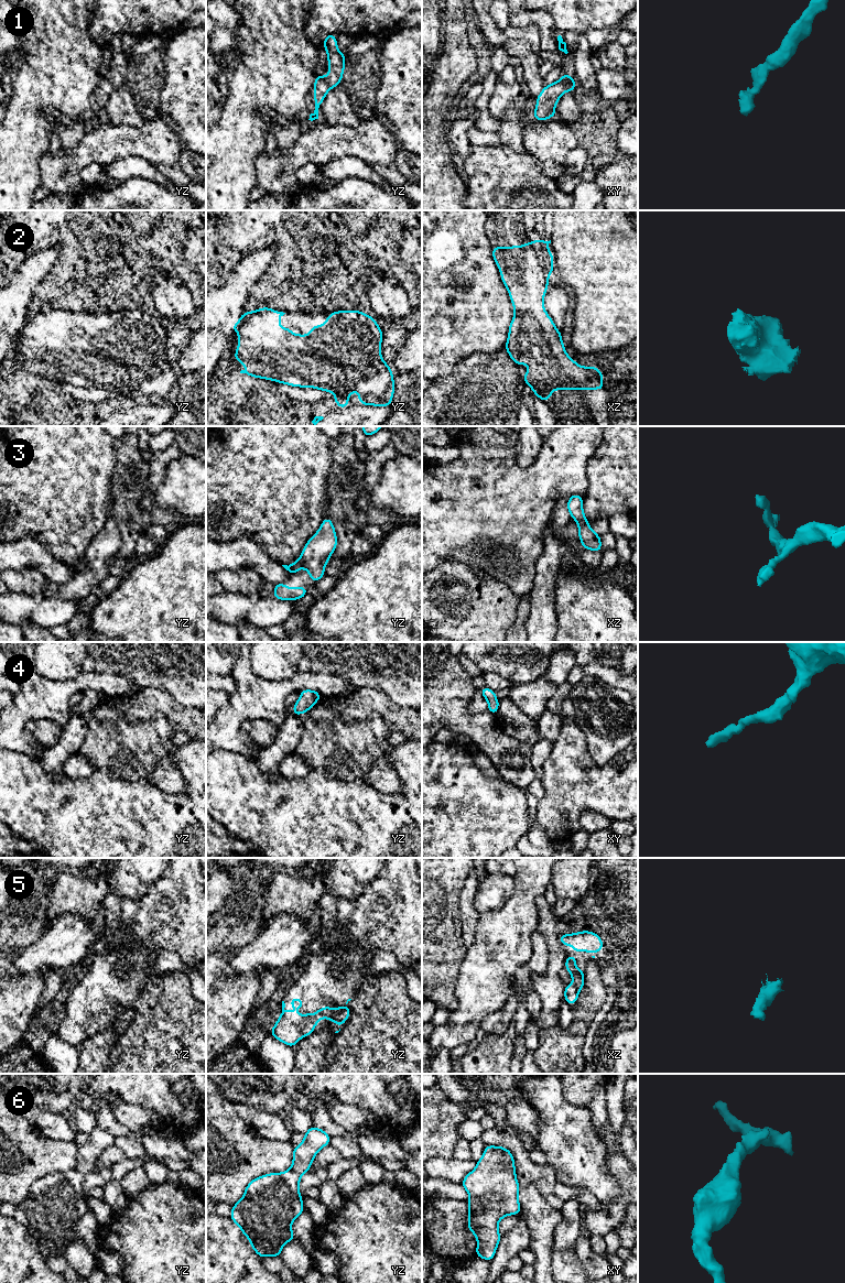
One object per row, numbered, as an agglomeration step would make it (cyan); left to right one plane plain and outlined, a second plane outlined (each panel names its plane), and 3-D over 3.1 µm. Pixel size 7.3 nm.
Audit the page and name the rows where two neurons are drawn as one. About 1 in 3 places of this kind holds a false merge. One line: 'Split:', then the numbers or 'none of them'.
Split: 5

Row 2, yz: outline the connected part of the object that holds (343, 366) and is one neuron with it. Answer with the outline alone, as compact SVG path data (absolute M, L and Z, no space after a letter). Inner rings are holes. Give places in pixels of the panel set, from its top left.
M261 307L258 311L247 312L241 314L240 319L231 327L232 330L238 331L239 344L238 348L235 351L235 360L240 363L245 363L247 369L241 370L240 373L246 373L253 378L262 378L267 380L277 381L279 383L289 384L292 387L301 387L301 388L315 388L318 390L323 390L326 392L332 392L335 394L335 403L340 409L345 409L350 402L348 401L348 396L353 391L357 391L359 393L359 399L357 402L364 405L376 405L376 406L390 406L392 402L392 396L394 393L394 381L393 373L390 369L389 365L386 363L381 359L381 340L383 331L379 328L375 317L370 317L364 314L360 311L337 311L335 313L329 313L329 316L326 318L325 324L322 326L314 325L311 328L310 335L297 335L291 331L291 328L281 328L279 318L283 316L285 313L273 311L270 307Z

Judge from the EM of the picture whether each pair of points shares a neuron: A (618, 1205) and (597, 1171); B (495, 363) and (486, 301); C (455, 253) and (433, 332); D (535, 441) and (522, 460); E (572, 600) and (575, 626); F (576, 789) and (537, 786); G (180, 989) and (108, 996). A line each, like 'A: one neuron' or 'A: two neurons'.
A: two neurons
B: two neurons
C: one neuron
D: one neuron
E: one neuron
F: two neurons
G: two neurons

